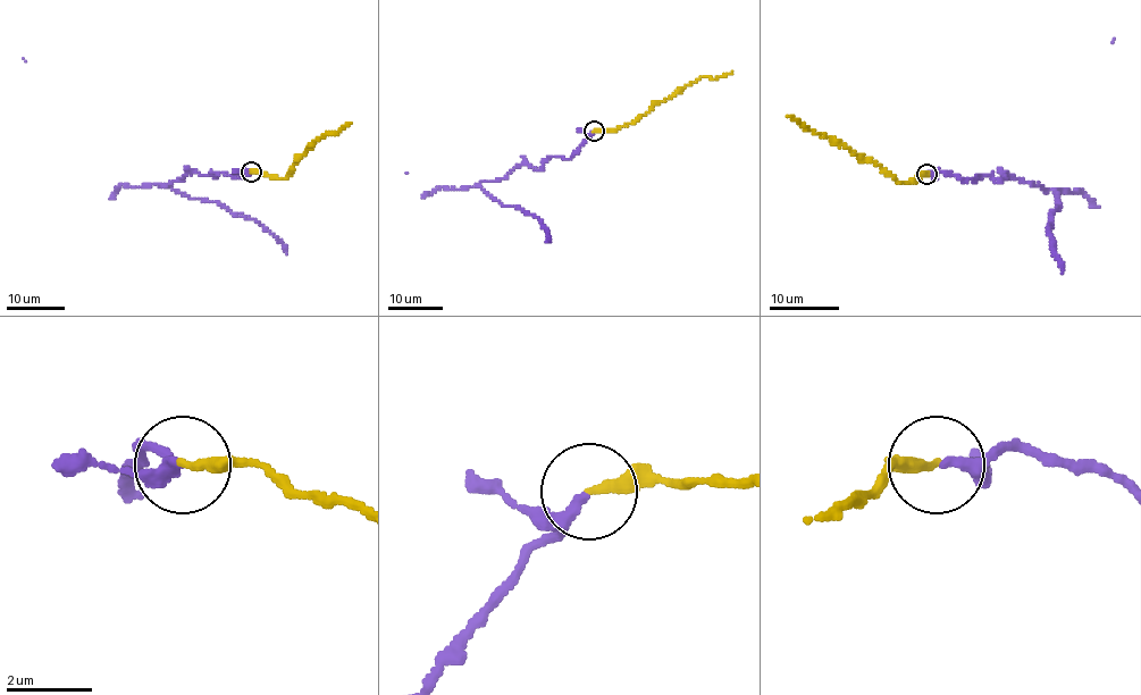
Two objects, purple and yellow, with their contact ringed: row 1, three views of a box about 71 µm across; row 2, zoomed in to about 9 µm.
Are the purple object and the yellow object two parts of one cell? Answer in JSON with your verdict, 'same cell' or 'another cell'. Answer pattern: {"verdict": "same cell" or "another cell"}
{"verdict": "same cell"}

